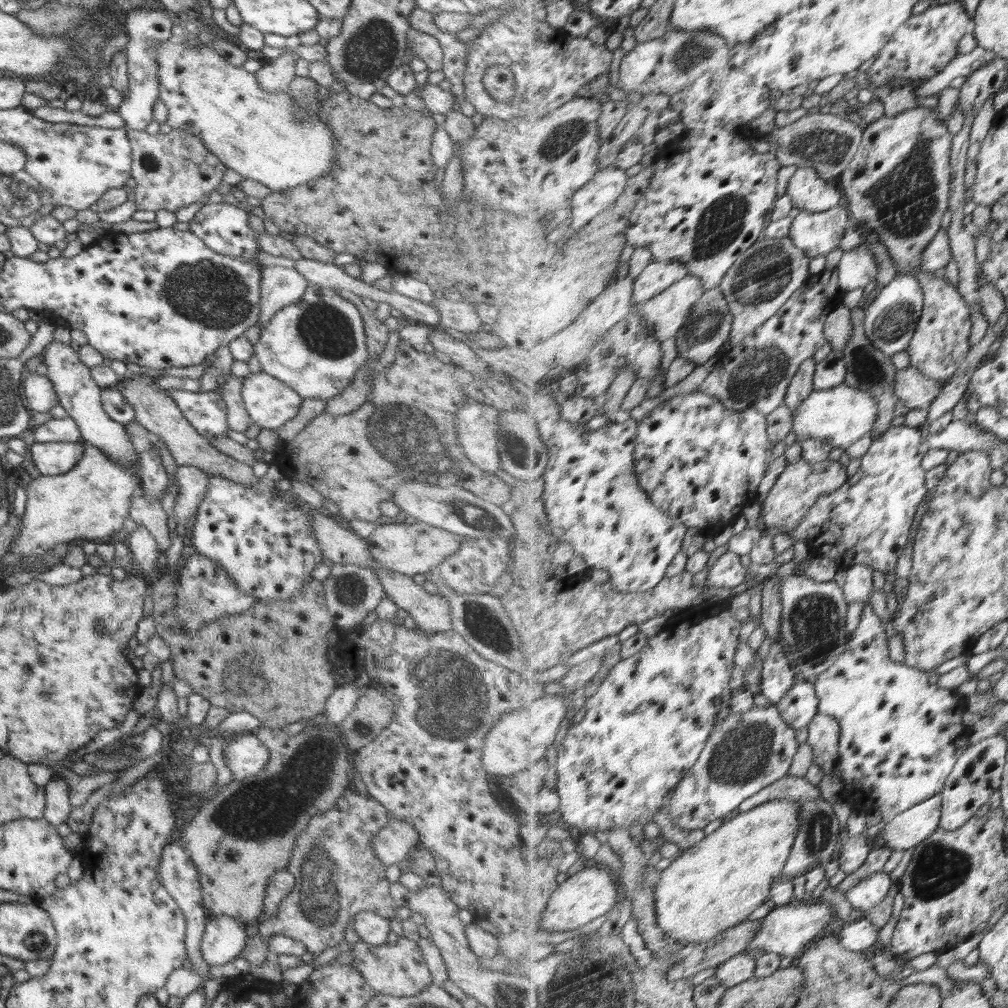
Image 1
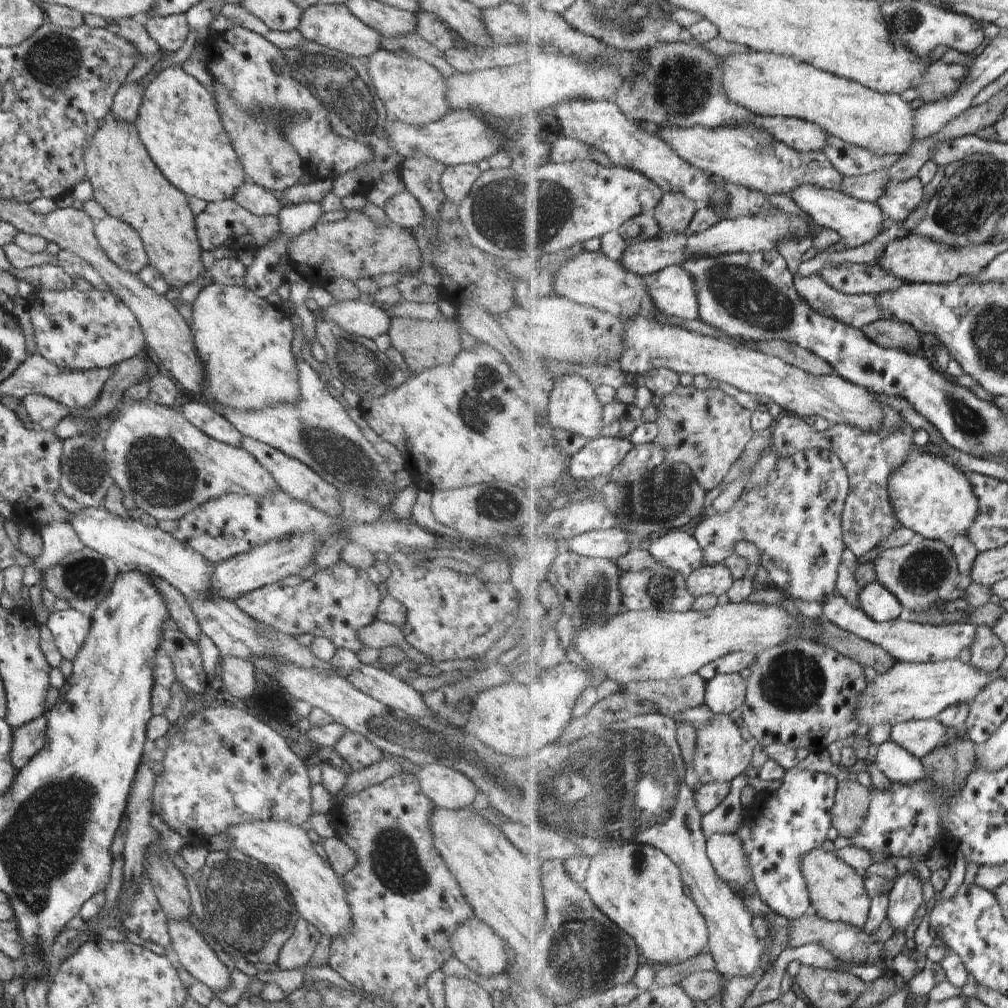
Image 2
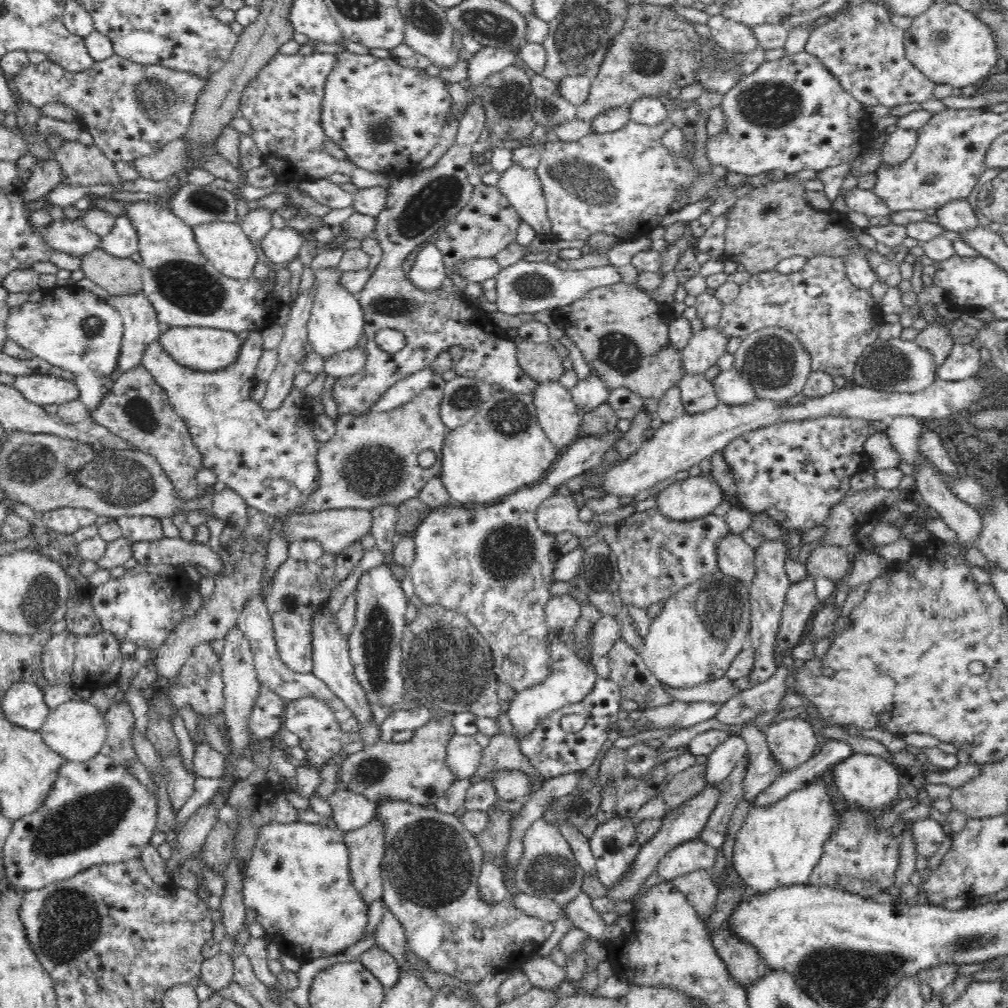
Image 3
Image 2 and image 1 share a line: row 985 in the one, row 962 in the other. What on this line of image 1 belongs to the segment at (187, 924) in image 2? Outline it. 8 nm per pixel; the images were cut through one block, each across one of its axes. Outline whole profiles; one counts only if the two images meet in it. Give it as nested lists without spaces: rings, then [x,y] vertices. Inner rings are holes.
[[[224,914],[208,919],[200,948],[210,967],[220,969],[223,964],[242,956],[248,936],[241,923]]]

